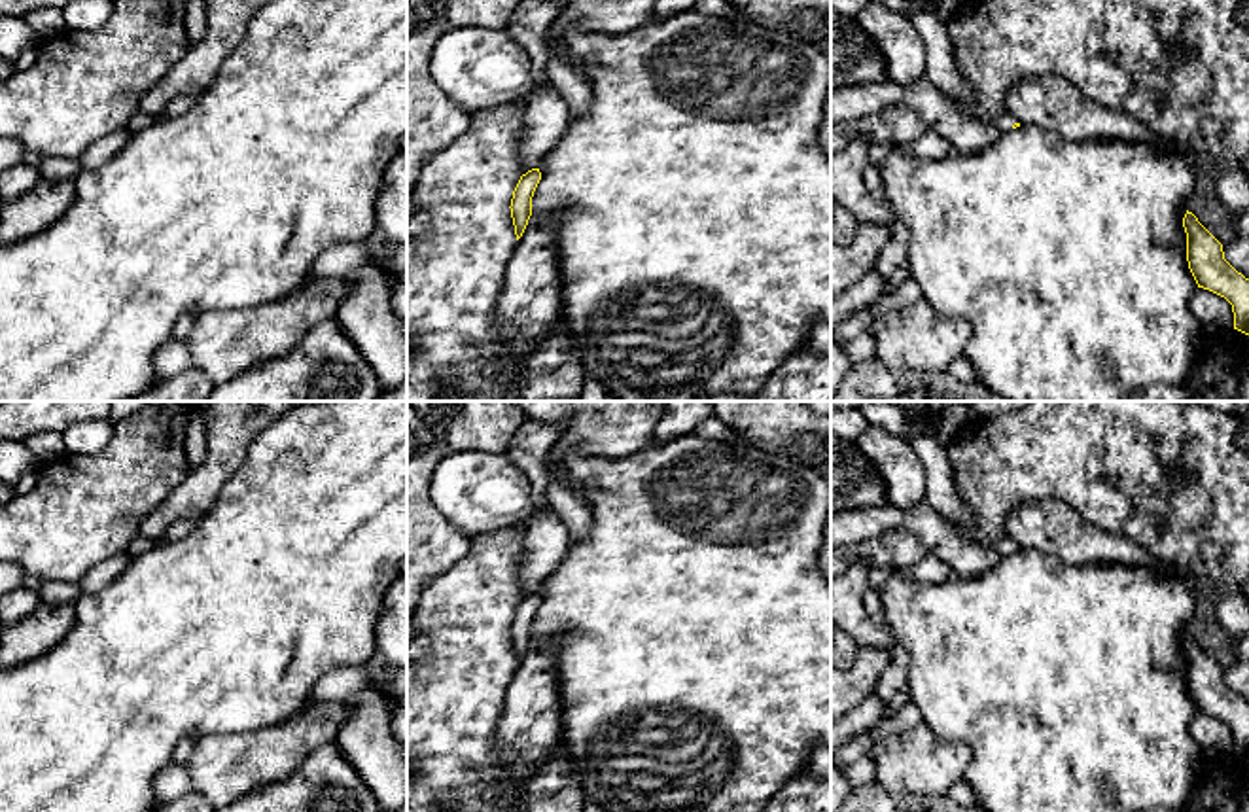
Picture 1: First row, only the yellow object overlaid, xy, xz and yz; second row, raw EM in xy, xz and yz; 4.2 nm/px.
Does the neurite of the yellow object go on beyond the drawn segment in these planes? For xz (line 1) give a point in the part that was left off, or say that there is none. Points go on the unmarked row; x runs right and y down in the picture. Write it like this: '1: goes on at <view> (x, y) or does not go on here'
1: does not go on here

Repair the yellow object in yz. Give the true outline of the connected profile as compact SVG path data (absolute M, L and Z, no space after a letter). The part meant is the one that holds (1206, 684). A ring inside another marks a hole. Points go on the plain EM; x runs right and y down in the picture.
M1187 634L1187 685L1198 712L1224 721L1232 729L1234 753L1249 759L1249 702L1226 683L1223 668Z

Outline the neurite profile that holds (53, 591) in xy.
M45 581L40 604L11 627L0 627L0 668L15 668L49 653L76 625L79 583Z

